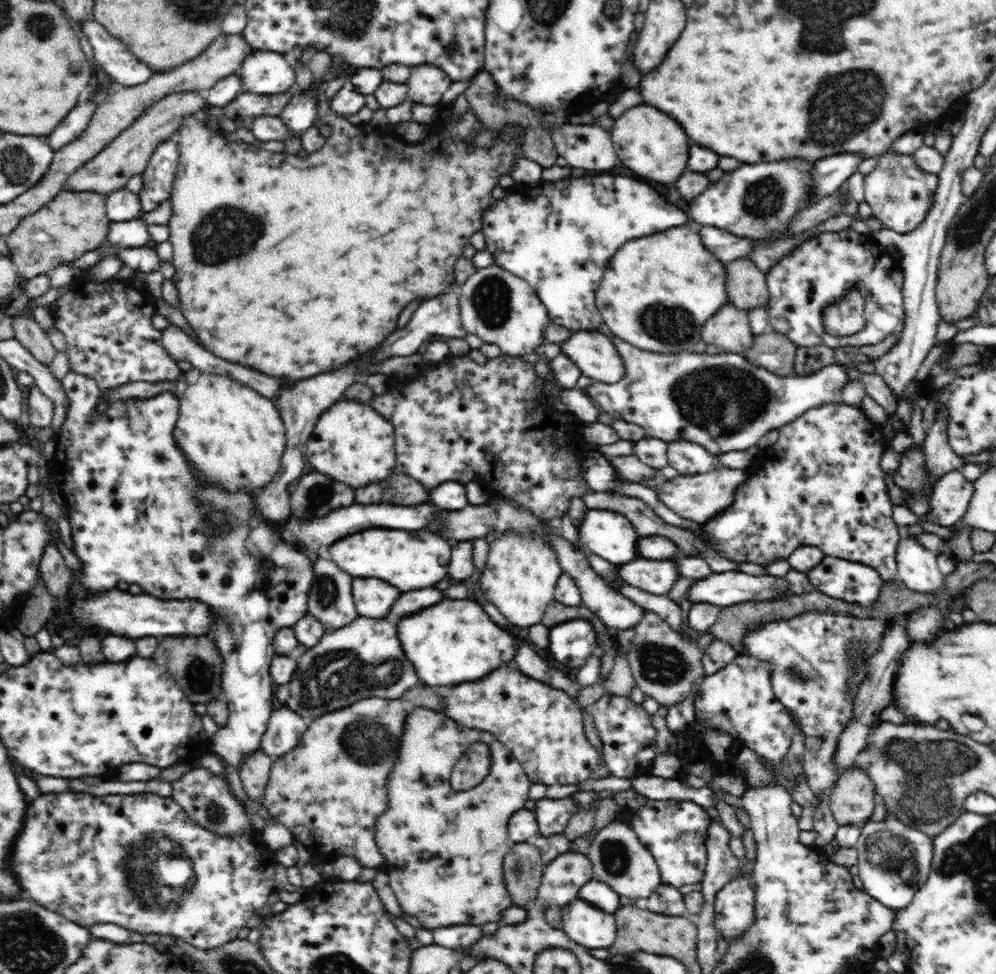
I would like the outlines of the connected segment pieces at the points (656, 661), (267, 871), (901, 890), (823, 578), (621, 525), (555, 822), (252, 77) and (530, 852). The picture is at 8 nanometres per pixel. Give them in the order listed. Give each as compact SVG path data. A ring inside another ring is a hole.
M649 610L642 612L640 622L633 629L635 637L627 659L638 688L660 705L669 707L682 702L690 694L694 681L704 678L705 673L700 662L703 648L689 640L684 641L657 613Z
M70 790L40 794L29 802L32 804L24 814L24 832L19 832L16 852L12 852L12 873L16 872L16 881L20 880L28 900L60 912L60 916L84 927L116 924L143 936L166 935L180 938L198 950L214 950L237 940L238 932L276 891L276 863L272 850L264 842L256 842L247 833L221 837L188 817L189 811L172 797L147 792L92 796ZM144 836L150 842L134 844L136 848L132 848L132 840L138 842ZM124 860L128 860L128 874L122 868ZM136 902L170 906L160 912L160 908L142 908Z
M878 813L861 826L861 835L855 849L857 852L858 876L864 885L864 893L878 900L893 912L908 908L914 895L922 889L931 872L933 840L917 826L908 826L896 816Z
M825 556L807 575L816 591L862 607L879 598L885 583L875 568L835 556Z
M608 509L588 510L586 518L582 522L582 528L578 532L578 537L580 537L580 542L586 550L598 554L613 565L625 565L642 557L637 552L637 542L641 538L635 529L623 514Z
M544 796L534 802L536 822L539 824L539 835L549 837L552 835L564 835L570 818L582 808L573 797L553 799Z
M254 51L240 66L242 91L257 95L278 95L295 86L295 69L276 52Z
M514 843L504 857L502 871L505 887L514 905L524 907L531 899L537 899L542 883L543 861L536 845Z

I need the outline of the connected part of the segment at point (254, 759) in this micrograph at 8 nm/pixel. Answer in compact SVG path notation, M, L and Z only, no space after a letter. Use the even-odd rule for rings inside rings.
M260 748L250 752L242 764L238 766L239 776L243 782L246 794L256 802L262 803L266 790L273 758L264 753Z

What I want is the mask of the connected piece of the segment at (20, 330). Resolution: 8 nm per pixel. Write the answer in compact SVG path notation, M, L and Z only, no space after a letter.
M16 316L13 318L15 338L24 346L38 361L49 365L56 354L49 336L40 328L34 318Z

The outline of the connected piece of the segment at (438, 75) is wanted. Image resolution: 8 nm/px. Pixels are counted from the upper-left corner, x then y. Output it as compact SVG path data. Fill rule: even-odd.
M432 64L419 65L410 70L408 98L416 104L440 104L442 94L450 88L453 80L441 68Z

